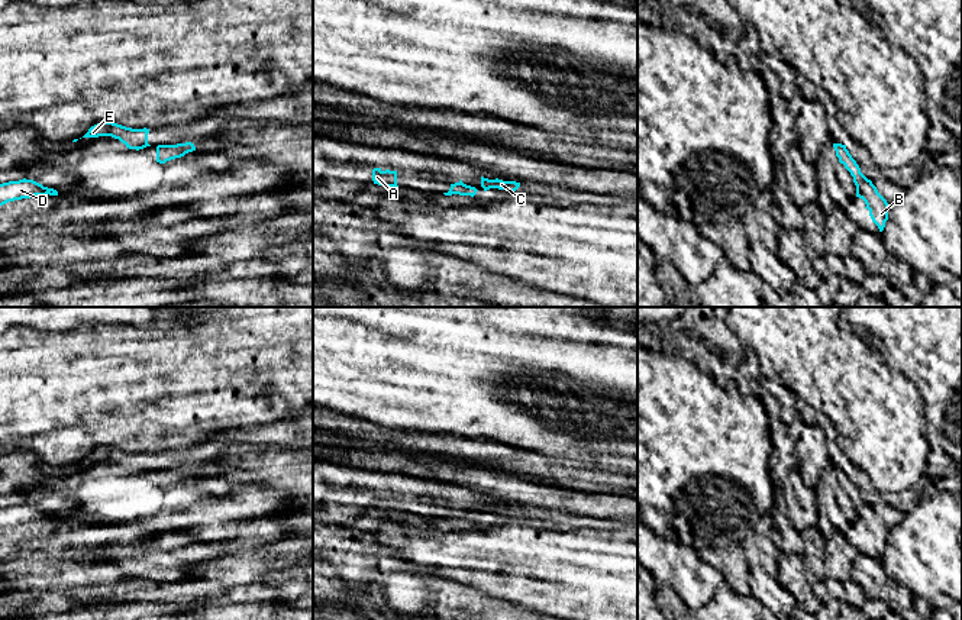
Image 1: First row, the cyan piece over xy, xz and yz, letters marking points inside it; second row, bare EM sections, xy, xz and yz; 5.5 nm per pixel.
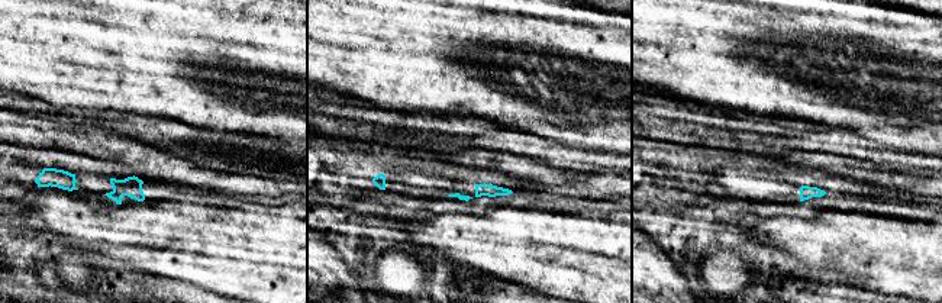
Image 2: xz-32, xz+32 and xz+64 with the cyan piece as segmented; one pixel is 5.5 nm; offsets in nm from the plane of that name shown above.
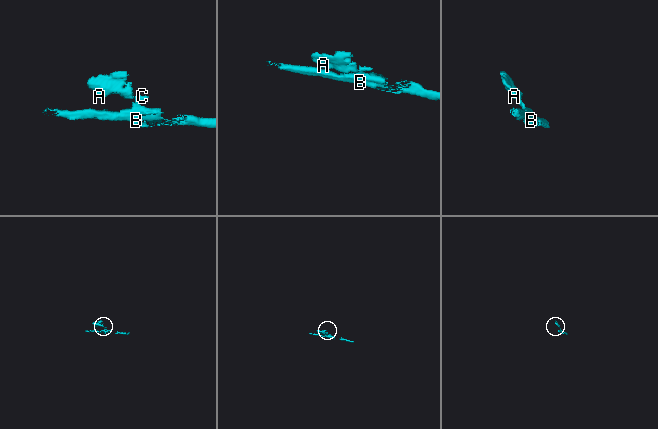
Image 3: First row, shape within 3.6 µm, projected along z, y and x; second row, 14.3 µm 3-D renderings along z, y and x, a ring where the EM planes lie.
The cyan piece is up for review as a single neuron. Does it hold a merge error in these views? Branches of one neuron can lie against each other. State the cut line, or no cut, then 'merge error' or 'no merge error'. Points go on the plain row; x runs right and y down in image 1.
cut xz (484, 512), (488, 513); merge error

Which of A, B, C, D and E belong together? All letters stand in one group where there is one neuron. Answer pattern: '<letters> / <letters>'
A E / B C D

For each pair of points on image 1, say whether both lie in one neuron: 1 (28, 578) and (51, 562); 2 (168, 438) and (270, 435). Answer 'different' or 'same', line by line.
1: same
2: different

